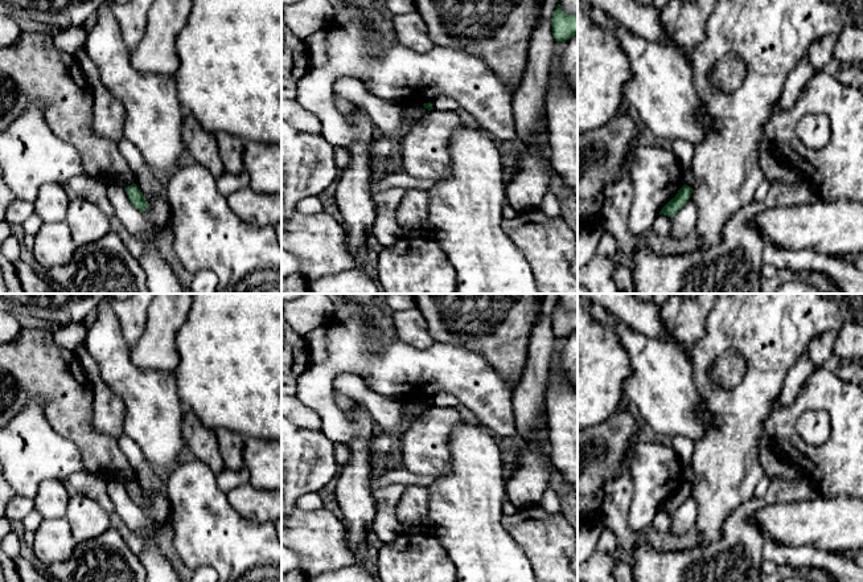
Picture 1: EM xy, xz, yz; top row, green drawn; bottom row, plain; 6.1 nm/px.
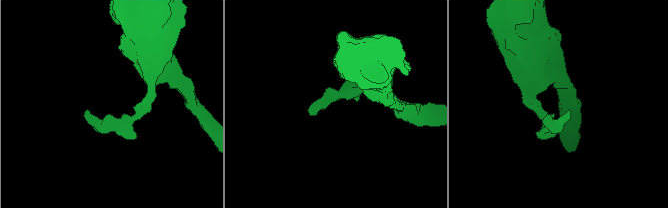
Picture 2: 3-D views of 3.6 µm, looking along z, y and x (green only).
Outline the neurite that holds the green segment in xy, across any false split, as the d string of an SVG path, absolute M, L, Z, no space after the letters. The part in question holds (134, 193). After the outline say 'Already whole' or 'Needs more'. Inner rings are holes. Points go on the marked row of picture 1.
M132 184L130 187L126 188L127 196L131 201L131 204L139 209L141 213L144 213L148 208L148 202L145 201L143 193L140 192L140 189L137 188L136 184Z. Already whole

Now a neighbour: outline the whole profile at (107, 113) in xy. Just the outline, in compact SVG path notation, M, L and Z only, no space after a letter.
M85 50L75 56L86 79L93 89L91 130L102 138L119 142L124 135L124 106L100 81L100 74Z

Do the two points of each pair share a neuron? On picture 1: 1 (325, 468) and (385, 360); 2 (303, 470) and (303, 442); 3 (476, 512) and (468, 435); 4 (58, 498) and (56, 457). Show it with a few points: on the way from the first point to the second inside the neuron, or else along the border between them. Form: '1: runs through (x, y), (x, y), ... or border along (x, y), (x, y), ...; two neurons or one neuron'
1: border along (320, 430), (333, 442); two neurons
2: runs through (303, 463), (303, 449); one neuron
3: runs through (476, 494), (476, 454); one neuron
4: border along (62, 480), (44, 480), (33, 499); two neurons

